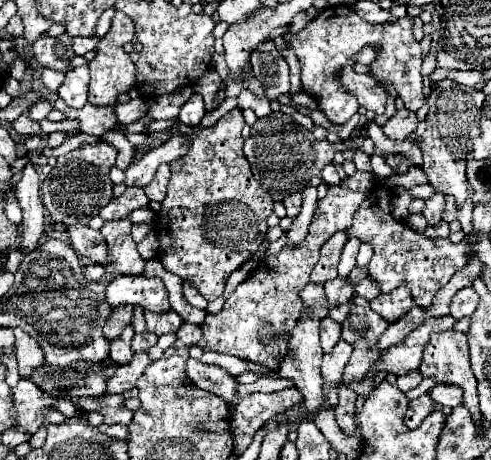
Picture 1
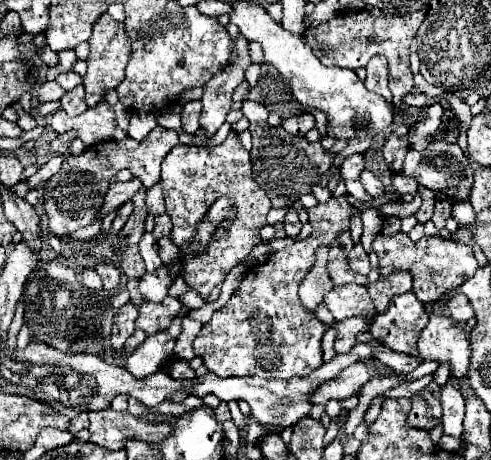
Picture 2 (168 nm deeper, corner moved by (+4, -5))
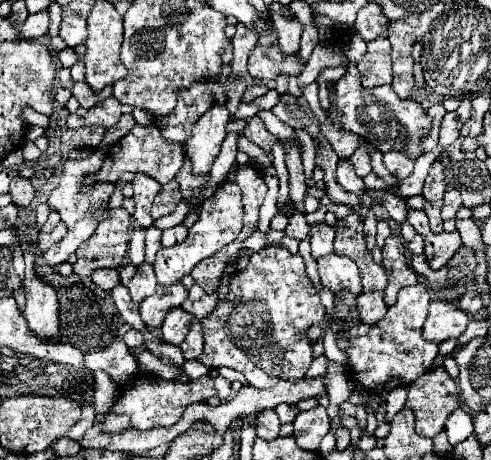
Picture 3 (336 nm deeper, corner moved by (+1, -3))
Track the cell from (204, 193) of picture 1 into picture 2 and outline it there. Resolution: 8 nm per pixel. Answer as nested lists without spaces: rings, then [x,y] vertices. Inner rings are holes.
[[[231,132],[227,140],[219,146],[185,146],[179,144],[169,152],[161,172],[163,196],[167,202],[167,214],[173,220],[171,240],[179,248],[189,248],[193,232],[197,224],[203,220],[207,206],[213,204],[221,196],[229,196],[237,202],[237,220],[229,224],[229,228],[221,228],[217,236],[213,236],[213,244],[205,250],[203,256],[187,258],[183,280],[189,288],[197,290],[205,302],[215,302],[221,292],[221,284],[233,266],[241,264],[253,246],[257,246],[259,230],[267,224],[267,212],[271,210],[269,196],[261,190],[261,186],[253,178],[249,152],[241,146],[239,136]]]

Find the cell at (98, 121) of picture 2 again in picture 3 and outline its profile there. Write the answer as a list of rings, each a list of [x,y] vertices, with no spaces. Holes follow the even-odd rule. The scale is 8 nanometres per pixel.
[[[114,96],[98,102],[96,106],[92,106],[86,116],[76,116],[76,114],[70,114],[68,120],[66,120],[66,126],[68,128],[82,128],[82,126],[104,126],[106,130],[112,128],[120,116],[122,116],[122,110],[120,110],[120,102],[116,102]]]

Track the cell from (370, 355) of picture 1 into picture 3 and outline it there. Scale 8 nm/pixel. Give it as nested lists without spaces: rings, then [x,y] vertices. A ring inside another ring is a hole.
[[[338,254],[320,258],[318,272],[320,272],[322,286],[332,290],[334,294],[342,294],[342,290],[350,290],[352,296],[358,296],[362,292],[358,266],[350,258]]]

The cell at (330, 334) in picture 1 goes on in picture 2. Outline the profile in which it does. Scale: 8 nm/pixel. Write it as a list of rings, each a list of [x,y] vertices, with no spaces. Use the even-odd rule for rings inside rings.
[[[331,198],[327,204],[317,204],[315,208],[309,208],[309,222],[313,224],[313,234],[305,240],[297,240],[295,244],[287,246],[281,252],[271,254],[271,258],[265,264],[251,266],[241,284],[233,290],[231,300],[217,310],[207,324],[203,324],[201,332],[197,334],[193,348],[195,354],[203,358],[203,366],[213,372],[219,378],[229,378],[229,376],[259,376],[259,378],[281,378],[281,380],[291,380],[291,378],[305,378],[309,376],[315,368],[323,364],[321,360],[321,338],[325,334],[325,324],[321,324],[311,312],[303,308],[299,300],[299,286],[301,280],[305,278],[305,272],[313,266],[313,252],[317,250],[319,244],[331,244],[341,232],[349,230],[353,206],[341,198]]]

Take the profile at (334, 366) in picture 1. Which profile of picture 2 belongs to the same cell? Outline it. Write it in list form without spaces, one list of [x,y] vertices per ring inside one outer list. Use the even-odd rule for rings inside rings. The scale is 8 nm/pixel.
[[[351,316],[349,320],[343,320],[337,324],[337,340],[335,340],[335,350],[337,352],[349,352],[355,346],[355,336],[359,332],[367,332],[371,326],[369,320],[361,316]]]

